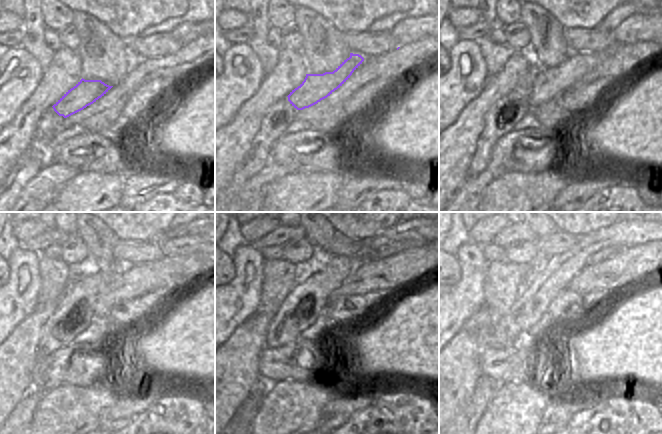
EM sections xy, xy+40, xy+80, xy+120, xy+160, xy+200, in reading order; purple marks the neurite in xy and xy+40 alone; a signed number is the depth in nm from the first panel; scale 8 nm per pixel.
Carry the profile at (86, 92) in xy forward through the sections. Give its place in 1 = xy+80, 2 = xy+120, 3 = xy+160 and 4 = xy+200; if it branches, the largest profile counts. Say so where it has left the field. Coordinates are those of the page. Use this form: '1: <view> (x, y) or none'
1: xy+80 (550, 82)
2: xy+120 (126, 282)
3: xy+160 (390, 274)
4: xy+200 (642, 261)

